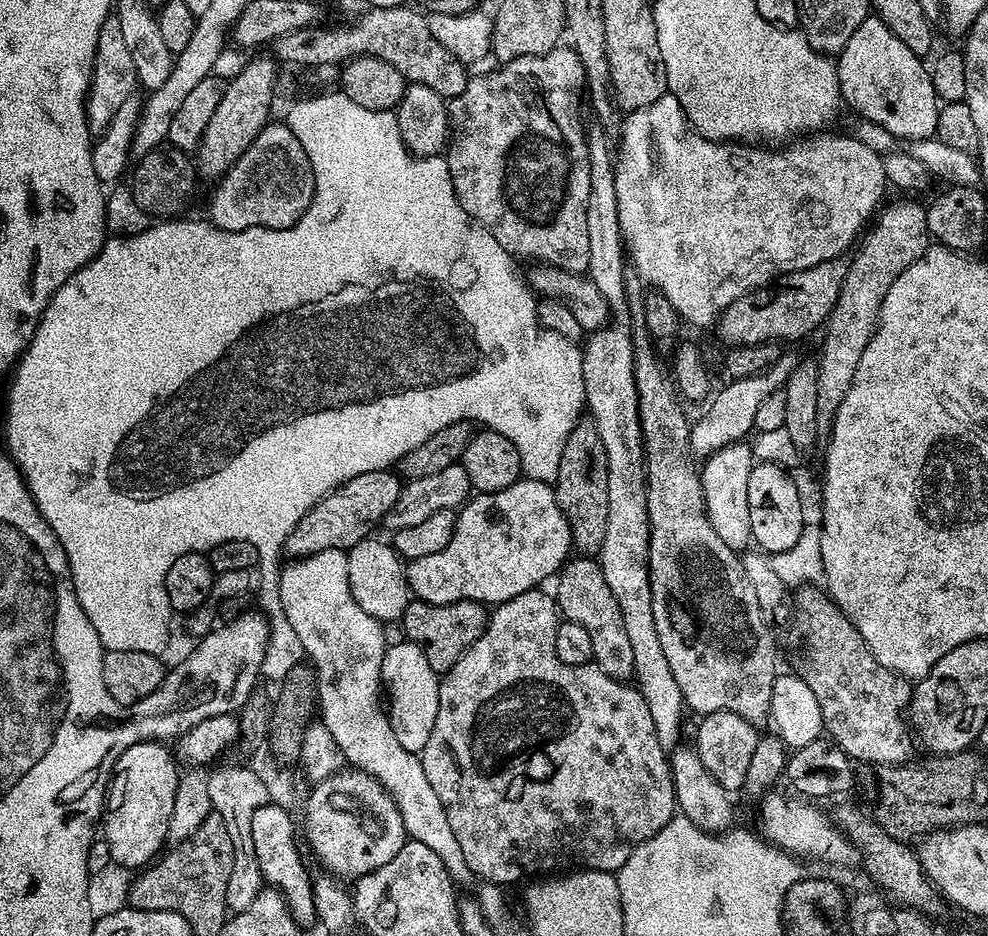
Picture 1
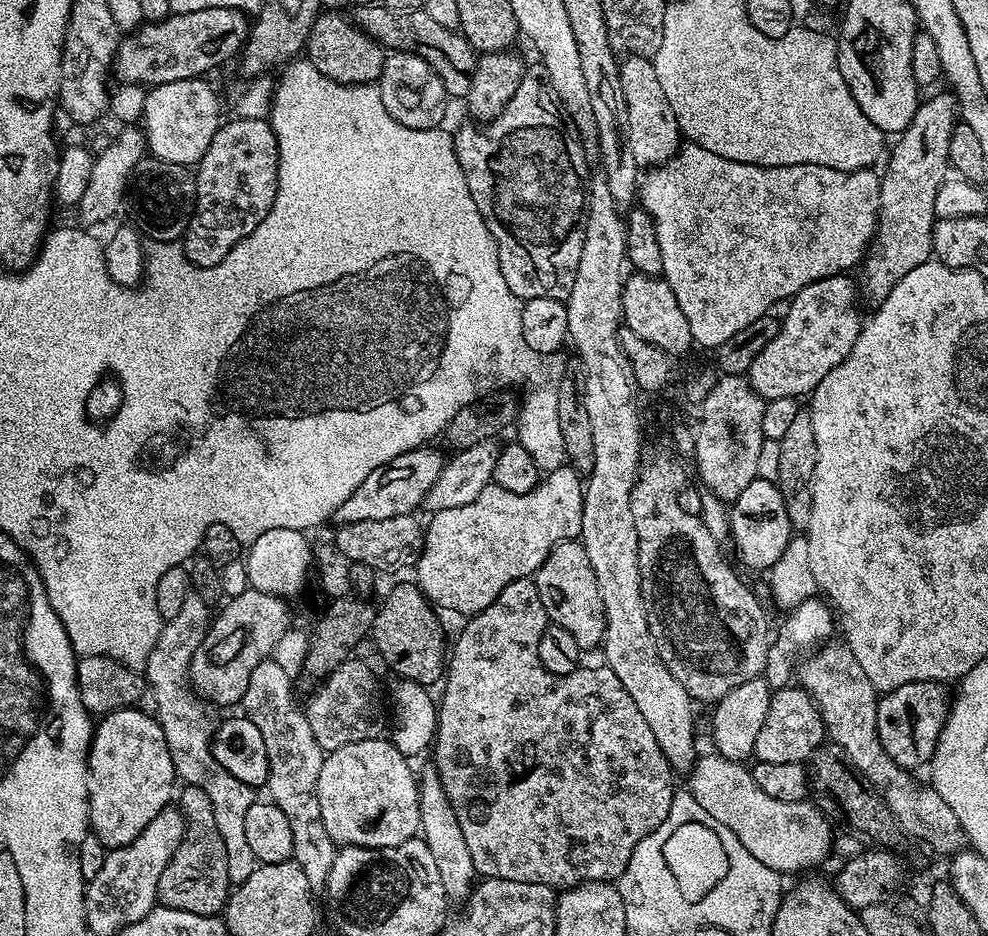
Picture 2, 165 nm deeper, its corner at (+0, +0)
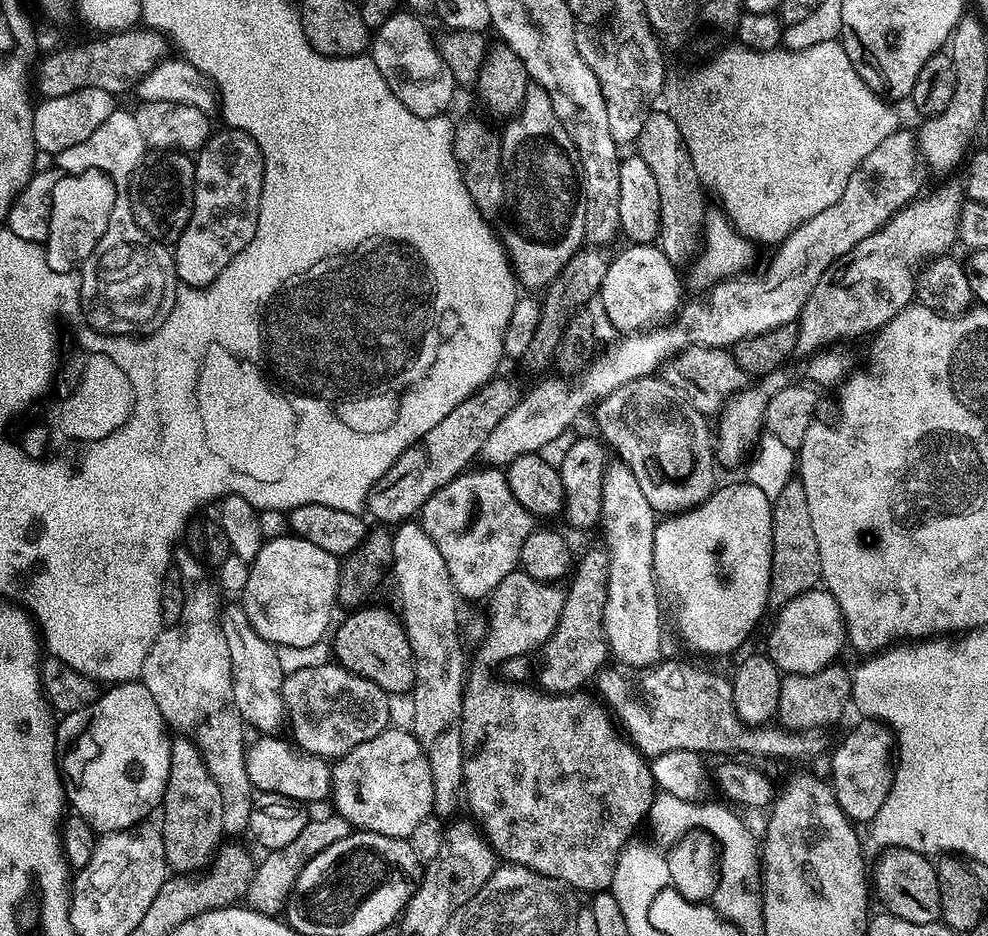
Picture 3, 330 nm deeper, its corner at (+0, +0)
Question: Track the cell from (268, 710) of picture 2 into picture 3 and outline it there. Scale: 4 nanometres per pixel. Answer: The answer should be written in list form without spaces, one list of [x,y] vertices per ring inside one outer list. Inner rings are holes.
[[[239,603],[232,604],[223,609],[220,625],[226,634],[226,650],[230,650],[230,670],[232,671],[232,685],[234,686],[234,706],[238,706],[238,714],[244,719],[249,729],[257,728],[260,734],[279,733],[280,727],[285,727],[286,713],[284,711],[284,678],[281,663],[278,660],[277,645],[263,640],[250,626],[243,607]]]

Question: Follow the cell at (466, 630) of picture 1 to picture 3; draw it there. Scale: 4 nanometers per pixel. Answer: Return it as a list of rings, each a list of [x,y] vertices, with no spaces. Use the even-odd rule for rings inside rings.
[[[361,606],[349,611],[340,625],[337,623],[336,637],[330,640],[335,663],[362,678],[370,678],[382,690],[393,697],[411,693],[415,686],[415,662],[412,659],[407,630],[401,617],[388,608]]]

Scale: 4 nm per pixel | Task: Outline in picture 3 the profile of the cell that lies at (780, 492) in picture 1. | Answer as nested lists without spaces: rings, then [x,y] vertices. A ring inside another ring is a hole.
[[[747,482],[741,484],[728,484],[717,487],[712,497],[702,502],[698,508],[691,508],[688,512],[682,512],[675,516],[661,519],[656,526],[654,534],[654,558],[652,570],[656,574],[656,583],[664,588],[676,599],[676,624],[680,627],[680,636],[692,648],[700,652],[706,652],[710,656],[724,656],[732,654],[736,647],[742,646],[744,640],[753,635],[756,623],[764,616],[764,608],[769,607],[768,591],[772,581],[772,500],[766,494],[758,490],[757,486]]]

